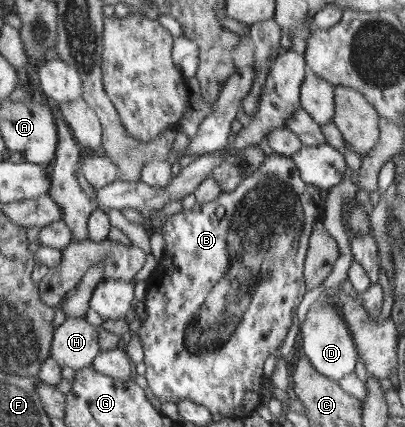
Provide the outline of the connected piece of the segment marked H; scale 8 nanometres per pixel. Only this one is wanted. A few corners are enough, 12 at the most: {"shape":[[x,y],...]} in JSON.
{"shape":[[67,317],[53,339],[53,360],[75,371],[99,355],[97,329]]}

